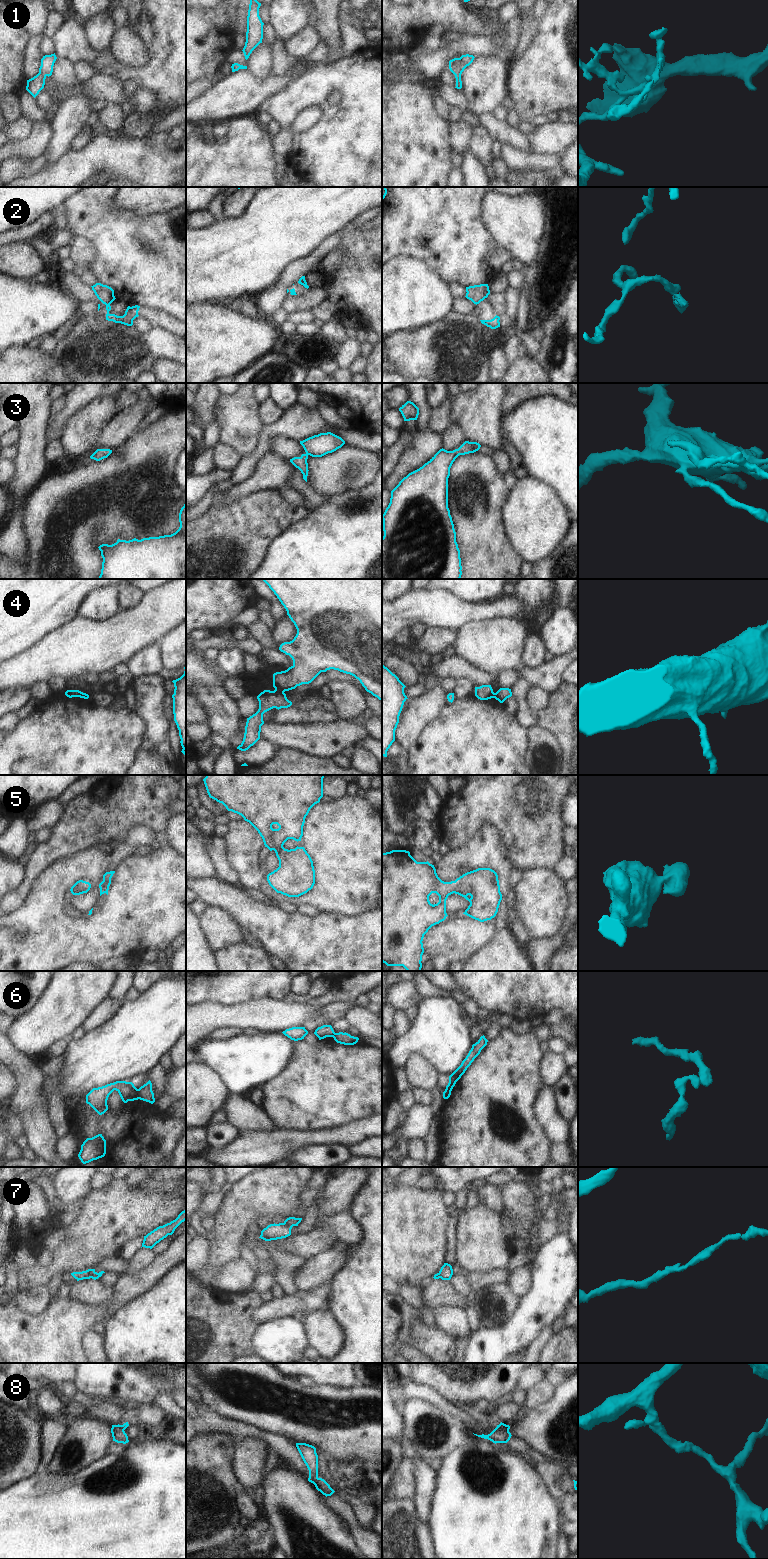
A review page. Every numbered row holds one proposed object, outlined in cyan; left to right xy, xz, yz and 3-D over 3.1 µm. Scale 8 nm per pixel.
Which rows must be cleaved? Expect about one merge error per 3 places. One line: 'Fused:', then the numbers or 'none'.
Fused: 2, 4, 6, 7, 8

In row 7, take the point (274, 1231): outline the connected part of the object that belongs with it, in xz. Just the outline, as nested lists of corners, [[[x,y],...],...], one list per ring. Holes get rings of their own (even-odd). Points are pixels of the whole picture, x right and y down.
[[[284,1223],[270,1224],[261,1231],[259,1238],[265,1241],[286,1238],[291,1235],[291,1229],[291,1226],[288,1226]]]

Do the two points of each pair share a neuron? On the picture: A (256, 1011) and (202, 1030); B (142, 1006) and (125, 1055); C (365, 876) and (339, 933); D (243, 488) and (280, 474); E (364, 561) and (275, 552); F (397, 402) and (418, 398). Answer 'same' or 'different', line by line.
A: same
B: same
C: different
D: same
E: same
F: different

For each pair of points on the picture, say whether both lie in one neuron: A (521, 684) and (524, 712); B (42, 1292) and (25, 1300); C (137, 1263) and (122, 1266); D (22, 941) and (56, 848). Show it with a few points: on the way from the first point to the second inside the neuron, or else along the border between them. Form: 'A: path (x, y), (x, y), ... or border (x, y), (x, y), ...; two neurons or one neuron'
A: path (521, 691), (522, 705); one neuron
B: path (38, 1296), (34, 1300), (29, 1300); one neuron
C: border (126, 1260), (128, 1265), (127, 1273); two neurons
D: border (71, 855), (65, 858), (57, 858), (33, 881); two neurons

